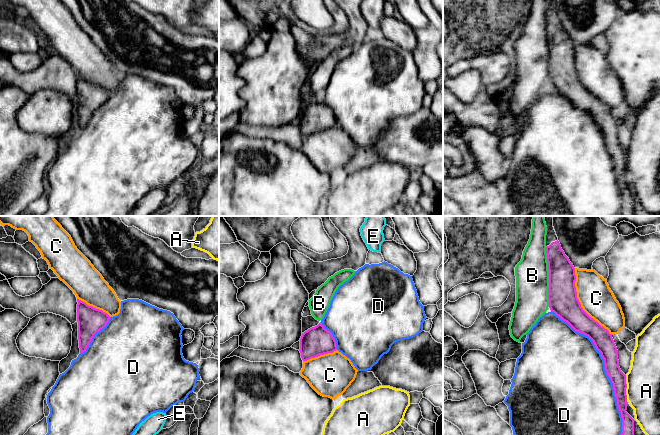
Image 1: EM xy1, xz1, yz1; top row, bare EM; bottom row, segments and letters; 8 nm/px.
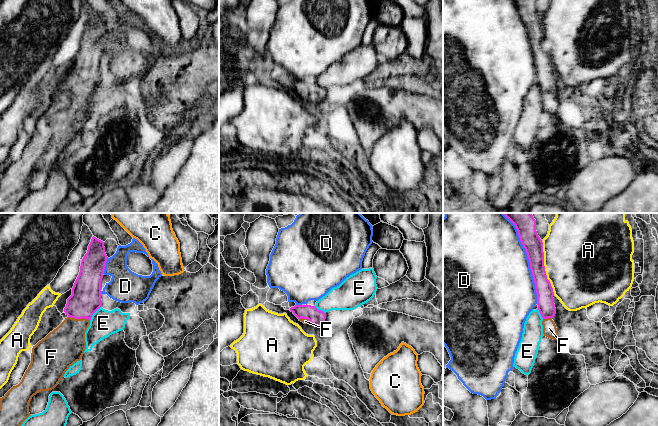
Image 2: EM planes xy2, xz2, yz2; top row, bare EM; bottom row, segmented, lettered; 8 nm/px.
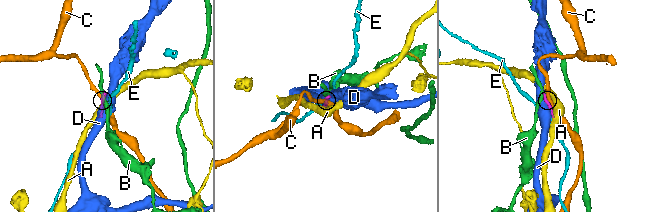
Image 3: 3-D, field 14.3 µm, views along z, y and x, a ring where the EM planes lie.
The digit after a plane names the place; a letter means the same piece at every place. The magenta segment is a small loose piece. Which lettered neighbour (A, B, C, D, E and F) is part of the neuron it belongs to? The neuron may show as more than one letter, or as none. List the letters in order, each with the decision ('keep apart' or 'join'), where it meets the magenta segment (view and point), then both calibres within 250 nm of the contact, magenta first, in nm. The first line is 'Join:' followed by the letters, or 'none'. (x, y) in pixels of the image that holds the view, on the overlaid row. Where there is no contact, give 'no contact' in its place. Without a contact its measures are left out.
Join: F
A: keep apart; contact yz2 (543, 255); calibres 150 and 500 nm
B: keep apart; contact yz1 (549, 277); calibres 240 and 280 nm
C: keep apart; contact yz1 (579, 303); calibres 240 and 280 nm
D: keep apart; contact yz1 (605, 367); calibres 160 and 500 nm
E: keep apart; contact xy2 (94, 312); calibres 240 and 220 nm
F: join; contact xy2 (79, 318); calibres 240 and 320 nm

